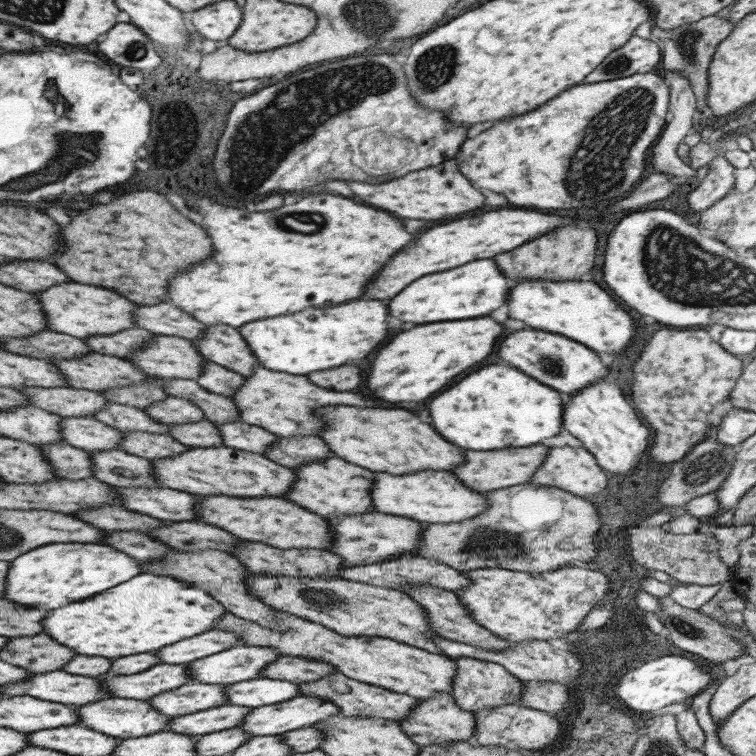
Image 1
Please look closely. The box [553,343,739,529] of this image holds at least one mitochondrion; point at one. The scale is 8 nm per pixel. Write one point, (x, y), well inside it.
(708, 466)

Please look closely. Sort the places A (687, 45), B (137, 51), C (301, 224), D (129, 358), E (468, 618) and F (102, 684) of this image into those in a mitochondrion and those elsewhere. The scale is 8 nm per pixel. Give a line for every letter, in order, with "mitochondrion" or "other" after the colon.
A: mitochondrion
B: mitochondrion
C: mitochondrion
D: other
E: other
F: other

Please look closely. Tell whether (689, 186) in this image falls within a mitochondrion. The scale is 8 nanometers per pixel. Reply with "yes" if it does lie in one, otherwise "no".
no

